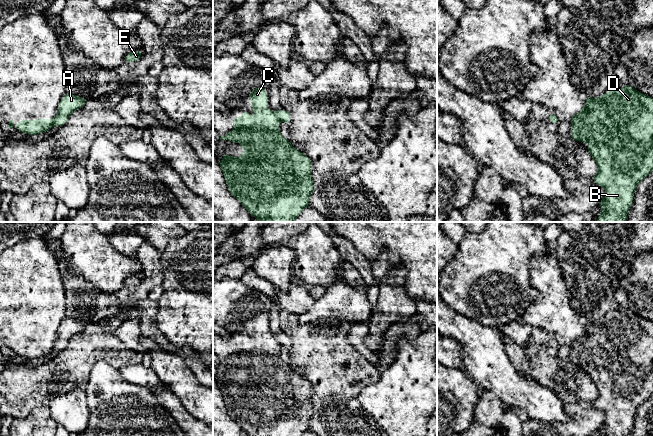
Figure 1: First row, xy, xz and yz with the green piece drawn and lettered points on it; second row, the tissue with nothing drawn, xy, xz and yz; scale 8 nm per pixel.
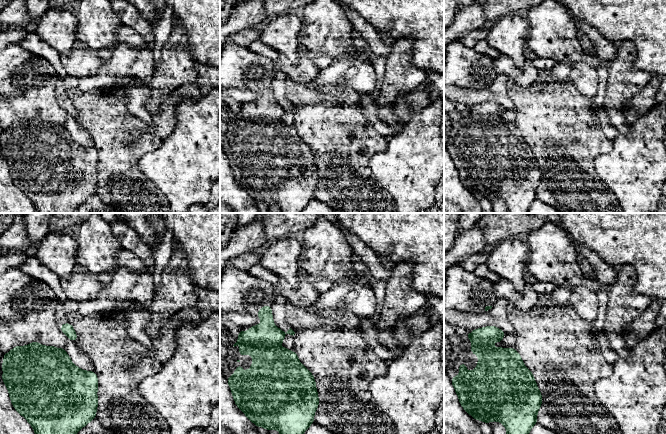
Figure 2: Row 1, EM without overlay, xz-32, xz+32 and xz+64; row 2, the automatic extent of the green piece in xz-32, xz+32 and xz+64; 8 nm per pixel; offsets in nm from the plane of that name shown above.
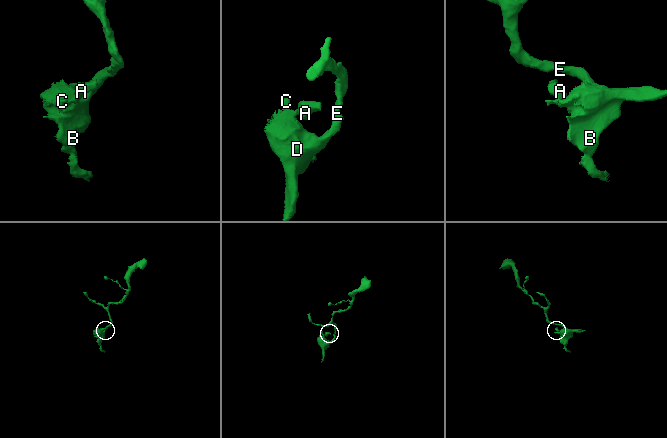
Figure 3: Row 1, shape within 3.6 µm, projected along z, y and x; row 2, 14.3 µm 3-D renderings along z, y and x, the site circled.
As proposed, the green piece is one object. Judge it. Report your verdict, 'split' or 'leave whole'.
split

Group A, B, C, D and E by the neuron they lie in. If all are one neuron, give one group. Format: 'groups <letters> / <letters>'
groups A / B C D E

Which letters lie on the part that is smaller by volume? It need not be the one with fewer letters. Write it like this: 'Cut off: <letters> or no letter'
Cut off: A

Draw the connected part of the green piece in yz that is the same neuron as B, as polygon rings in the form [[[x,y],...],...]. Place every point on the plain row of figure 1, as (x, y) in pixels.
[[[622,309],[621,315],[606,315],[597,323],[586,319],[586,329],[569,344],[572,346],[572,363],[575,366],[587,365],[587,374],[597,387],[598,396],[593,401],[594,407],[606,412],[599,428],[602,436],[628,436],[636,409],[653,395],[653,322],[629,309]]]

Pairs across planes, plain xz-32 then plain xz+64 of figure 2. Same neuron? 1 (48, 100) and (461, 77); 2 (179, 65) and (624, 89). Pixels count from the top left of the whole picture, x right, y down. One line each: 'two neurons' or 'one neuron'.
1: one neuron
2: one neuron

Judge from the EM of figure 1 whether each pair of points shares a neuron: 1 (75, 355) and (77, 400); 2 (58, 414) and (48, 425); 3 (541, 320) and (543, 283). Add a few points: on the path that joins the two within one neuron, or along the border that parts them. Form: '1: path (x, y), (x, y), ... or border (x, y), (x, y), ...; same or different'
1: border (84, 389), (74, 387), (54, 395); different
2: border (51, 417), (58, 423); different
3: path (545, 311), (545, 292); same

